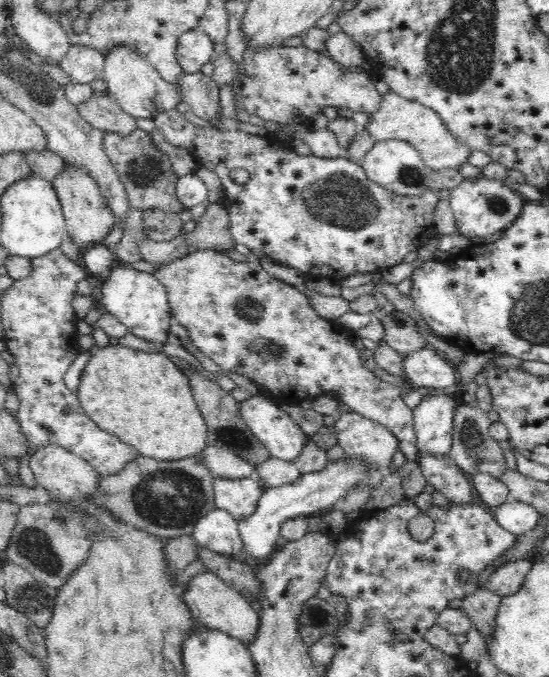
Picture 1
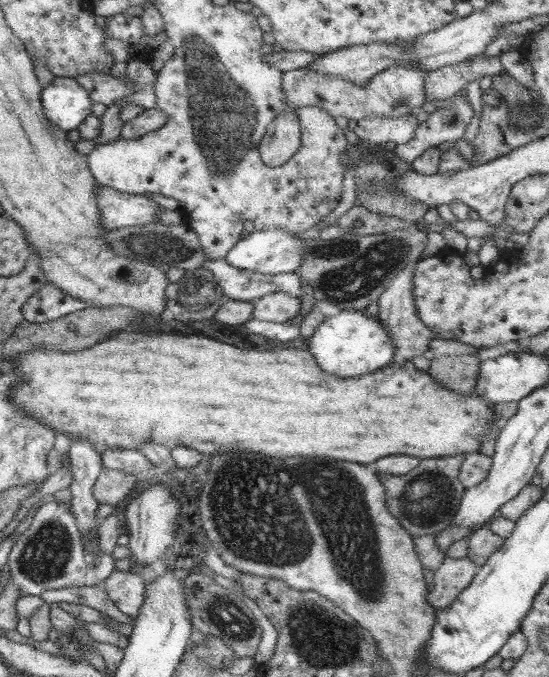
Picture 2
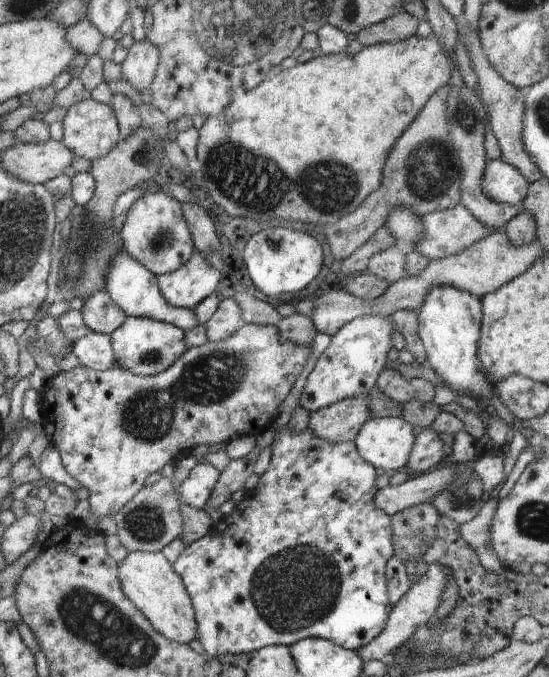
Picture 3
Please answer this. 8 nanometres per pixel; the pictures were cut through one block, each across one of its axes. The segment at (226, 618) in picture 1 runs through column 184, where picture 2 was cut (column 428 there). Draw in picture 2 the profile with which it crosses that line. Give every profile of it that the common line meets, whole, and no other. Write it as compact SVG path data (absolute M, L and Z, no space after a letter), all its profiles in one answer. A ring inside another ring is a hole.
M445 556L443 564L433 574L433 586L427 592L427 602L435 610L449 608L451 602L459 596L459 592L463 592L471 584L477 570L479 566L471 562L467 556L455 560Z

